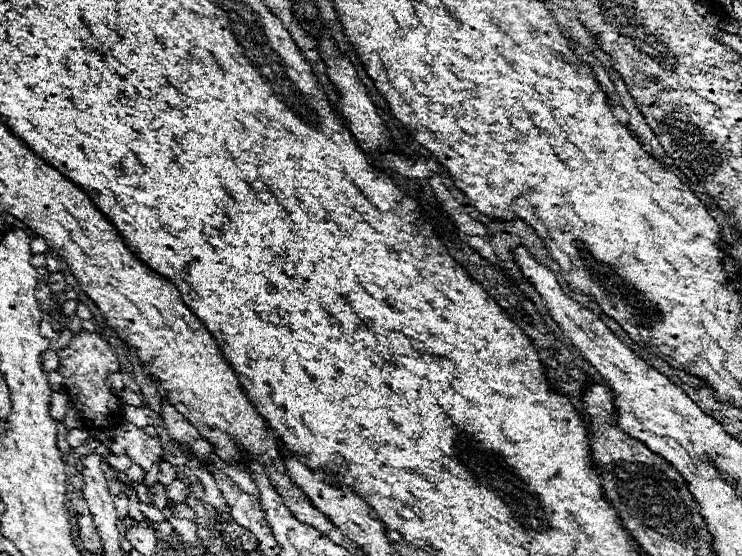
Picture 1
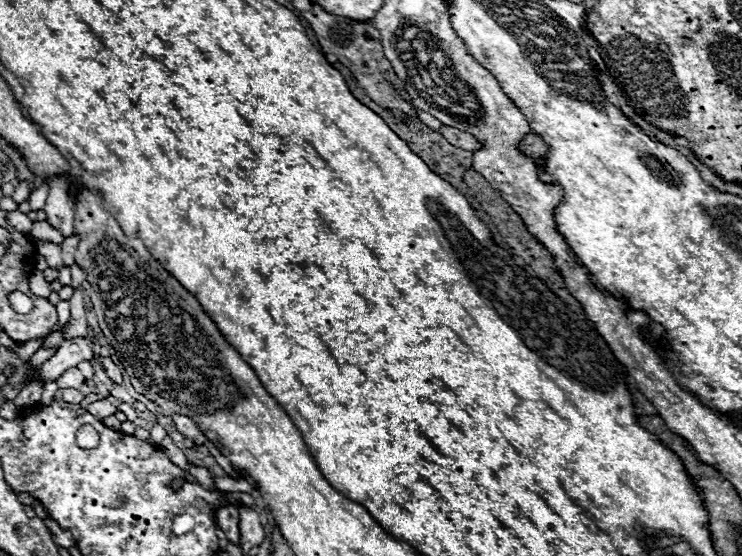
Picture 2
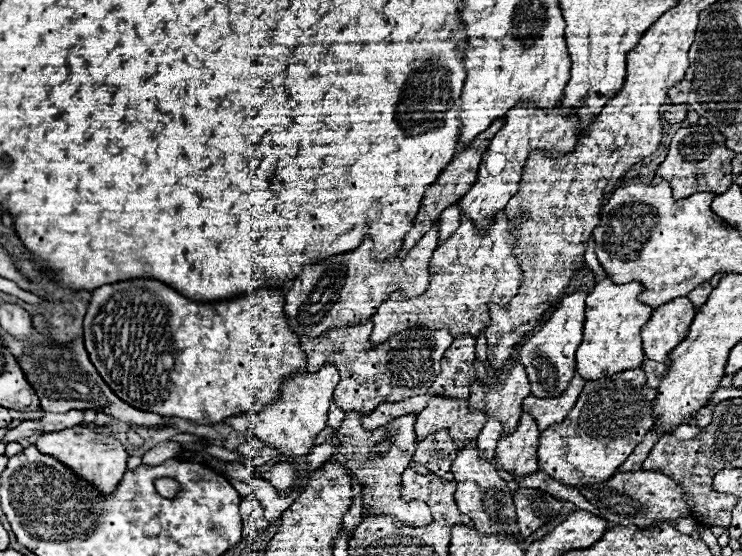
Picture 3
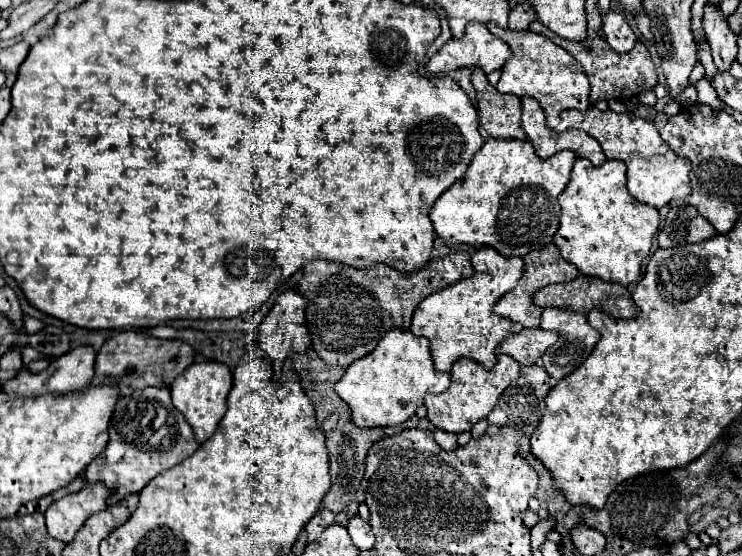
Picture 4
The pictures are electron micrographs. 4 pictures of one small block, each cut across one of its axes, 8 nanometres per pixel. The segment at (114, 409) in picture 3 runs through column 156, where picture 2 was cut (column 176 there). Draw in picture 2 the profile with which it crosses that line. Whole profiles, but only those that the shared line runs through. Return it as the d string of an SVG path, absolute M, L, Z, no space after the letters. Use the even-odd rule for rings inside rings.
M172 414L172 420L178 428L180 434L184 434L186 438L190 438L196 446L204 446L206 444L206 436L202 436L200 428L188 418L188 416L180 416L180 414Z

